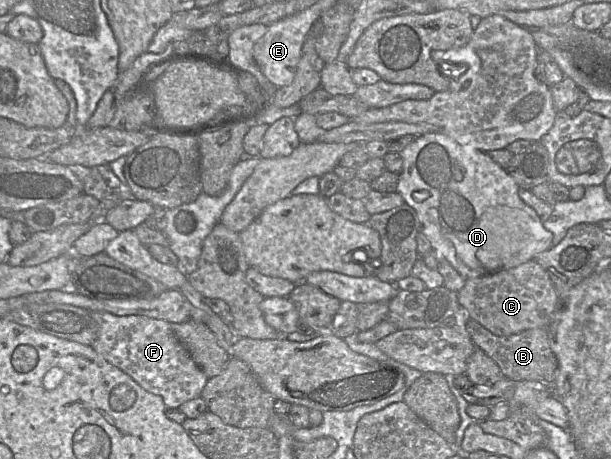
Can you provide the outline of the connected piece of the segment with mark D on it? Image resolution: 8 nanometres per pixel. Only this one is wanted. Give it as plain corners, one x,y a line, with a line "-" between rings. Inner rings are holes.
437,131
416,137
400,155
403,167
397,192
416,211
421,232
431,243
432,250
444,257
465,279
514,268
553,247
553,234
545,229
536,211
521,200
518,184
487,152
461,145

